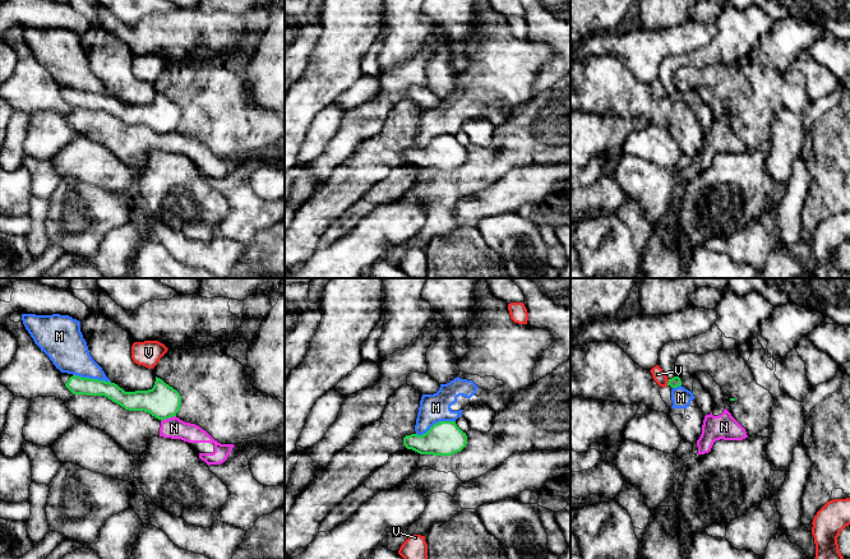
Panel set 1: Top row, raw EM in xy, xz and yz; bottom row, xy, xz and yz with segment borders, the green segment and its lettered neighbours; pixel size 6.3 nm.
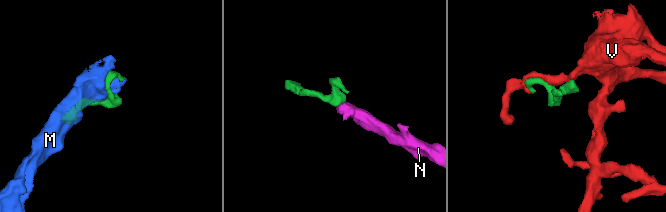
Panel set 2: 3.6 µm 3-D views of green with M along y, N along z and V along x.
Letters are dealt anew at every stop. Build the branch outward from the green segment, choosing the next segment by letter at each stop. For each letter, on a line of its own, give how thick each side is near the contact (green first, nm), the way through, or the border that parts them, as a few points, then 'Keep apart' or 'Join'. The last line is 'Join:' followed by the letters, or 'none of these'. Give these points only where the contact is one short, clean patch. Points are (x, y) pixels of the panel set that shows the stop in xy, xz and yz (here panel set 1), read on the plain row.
M: Thickness 220 nm (green) against 180 nm. Keep apart
N: Thickness 220 nm (green) against 140 nm. Boundary: xy (175, 129), (161, 135). Keep apart
V: Thickness 70 nm (green) against 80 nm. Keep apart
Join: none of these

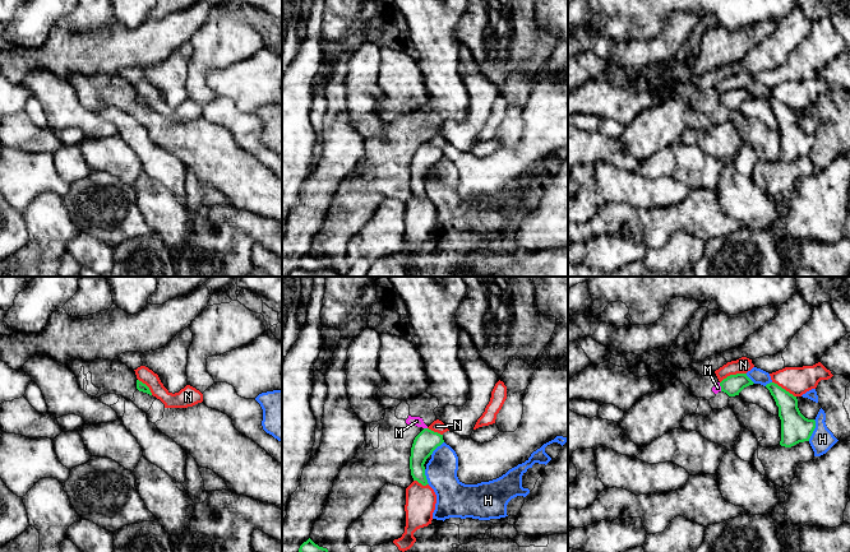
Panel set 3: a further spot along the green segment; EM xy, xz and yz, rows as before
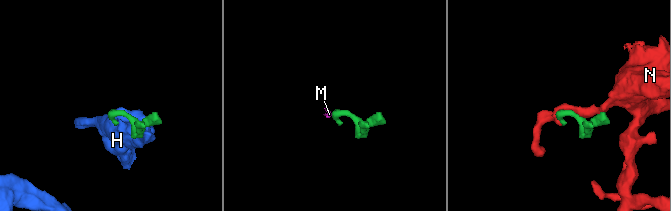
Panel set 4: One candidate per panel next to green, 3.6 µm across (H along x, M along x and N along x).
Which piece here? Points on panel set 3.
H: Thickness 180 nm (green) against 150 nm. Keep apart
M: Thickness 150 nm (green) against 60 nm. Boundary: xz (424, 142), (426, 143). Keep apart
N: Thickness 120 nm (green) against 100 nm. Keep apart
Join: none of these

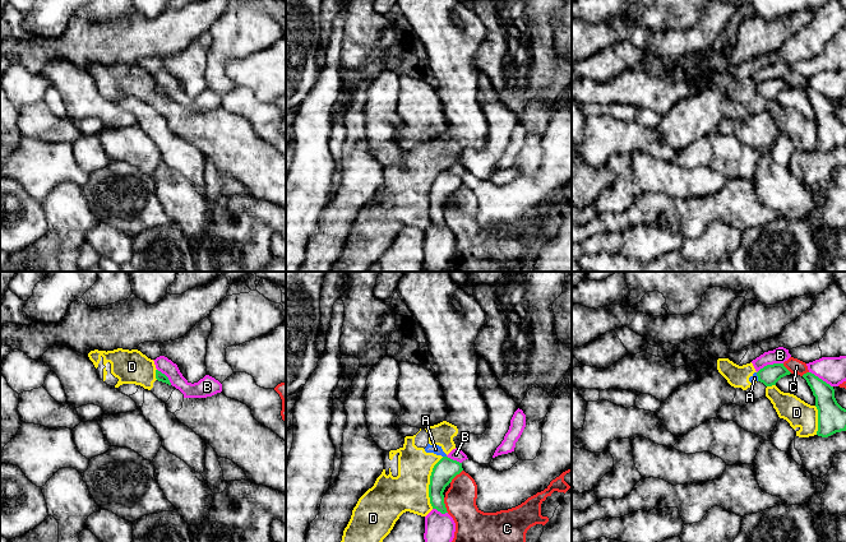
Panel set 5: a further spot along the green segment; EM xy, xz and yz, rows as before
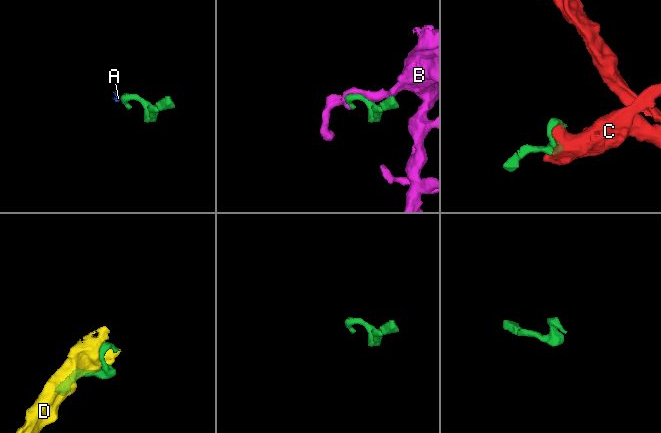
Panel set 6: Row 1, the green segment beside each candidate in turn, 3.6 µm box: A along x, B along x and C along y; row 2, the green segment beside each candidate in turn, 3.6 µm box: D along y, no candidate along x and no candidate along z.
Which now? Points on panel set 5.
A: Thickness 150 nm (green) against 60 nm. Boundary: xz (443, 170), (445, 171). Keep apart
B: Thickness 120 nm (green) against 100 nm. Keep apart
C: Thickness 150 nm (green) against 220 nm. Keep apart
D: Thickness 150 nm (green) against 240 nm. Keep apart
Join: none of these

